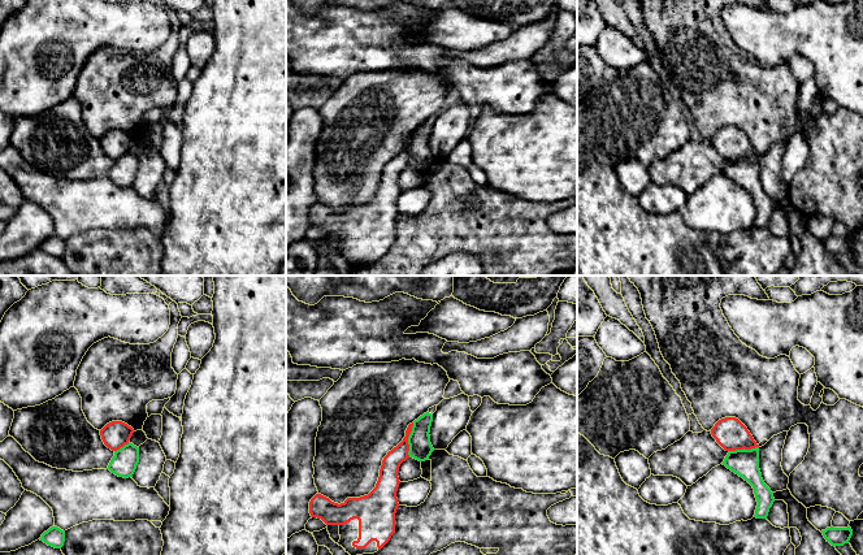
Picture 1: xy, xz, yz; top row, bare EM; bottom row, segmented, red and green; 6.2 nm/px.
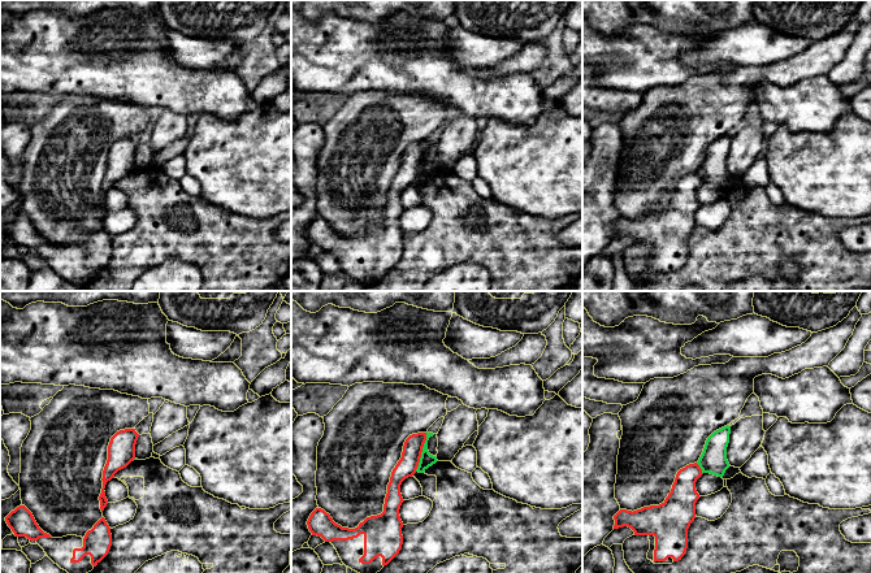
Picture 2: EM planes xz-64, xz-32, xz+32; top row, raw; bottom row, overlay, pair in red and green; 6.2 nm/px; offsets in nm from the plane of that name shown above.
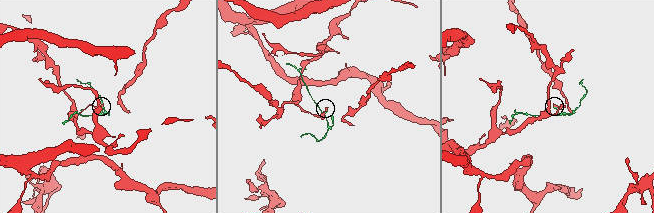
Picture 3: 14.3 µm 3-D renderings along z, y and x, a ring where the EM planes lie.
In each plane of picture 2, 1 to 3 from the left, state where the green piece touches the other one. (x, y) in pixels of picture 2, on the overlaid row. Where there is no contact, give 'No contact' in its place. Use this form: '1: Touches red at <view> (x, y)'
1: No contact
2: Touches red at xz-32 (421, 451)
3: Touches red at xz+32 (700, 468)

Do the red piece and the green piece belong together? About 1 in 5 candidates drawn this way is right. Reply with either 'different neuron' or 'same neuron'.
different neuron

